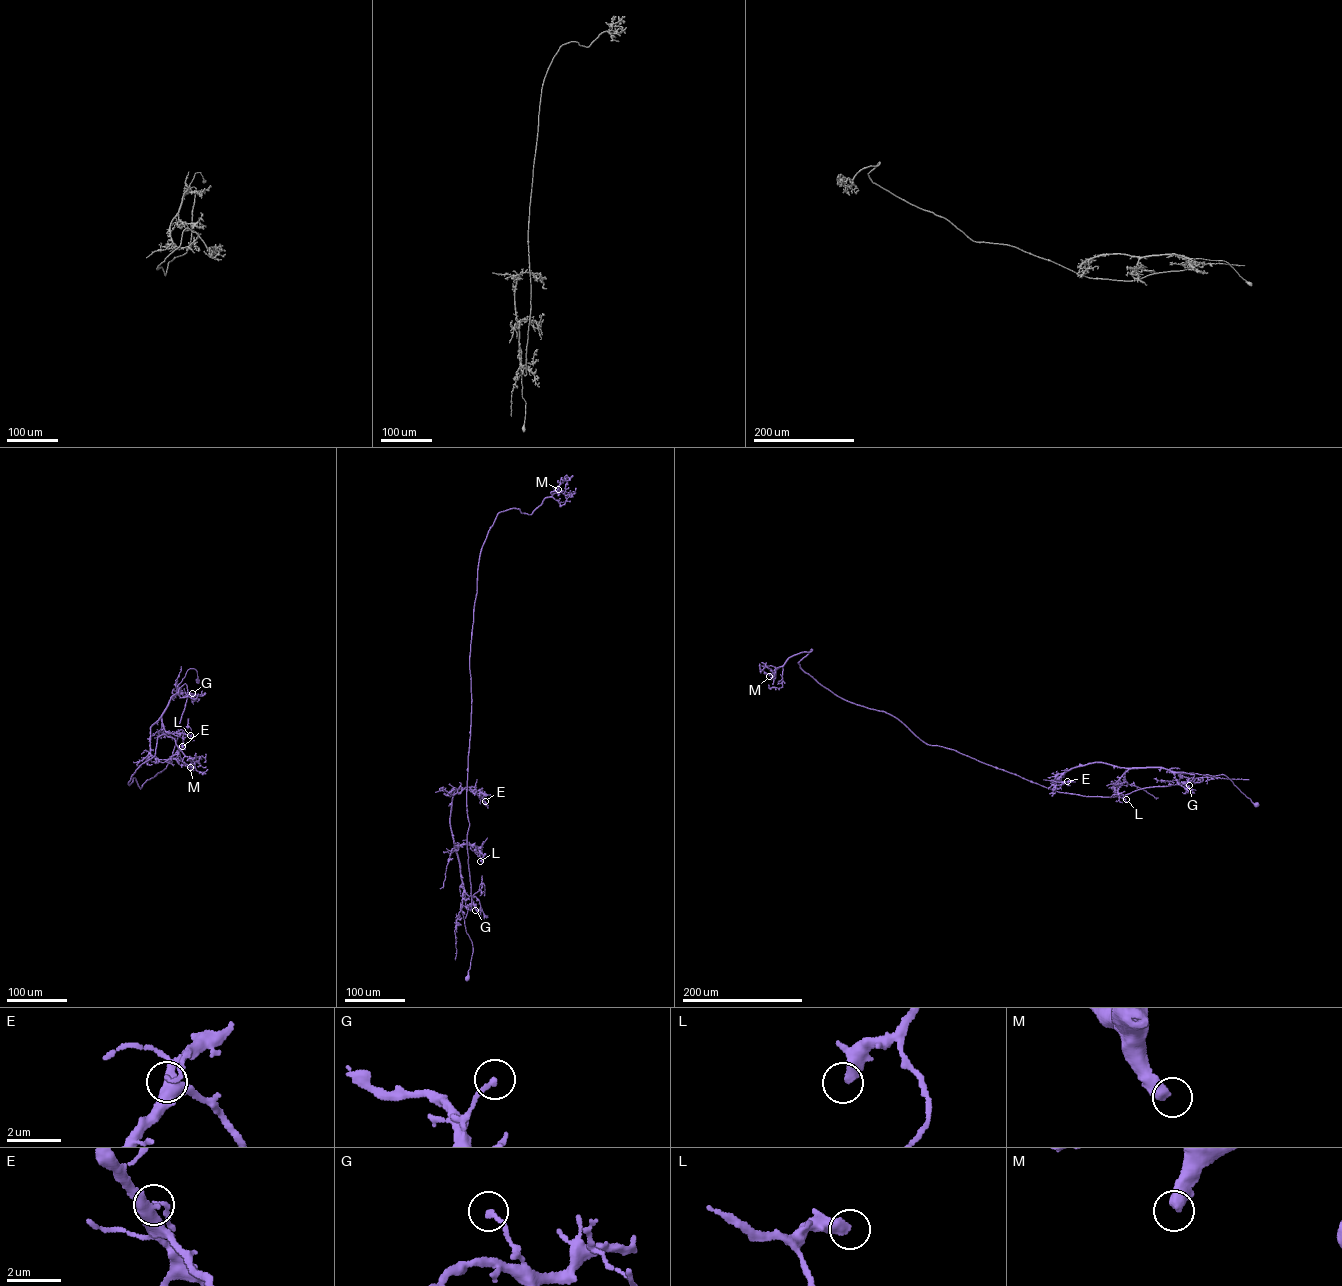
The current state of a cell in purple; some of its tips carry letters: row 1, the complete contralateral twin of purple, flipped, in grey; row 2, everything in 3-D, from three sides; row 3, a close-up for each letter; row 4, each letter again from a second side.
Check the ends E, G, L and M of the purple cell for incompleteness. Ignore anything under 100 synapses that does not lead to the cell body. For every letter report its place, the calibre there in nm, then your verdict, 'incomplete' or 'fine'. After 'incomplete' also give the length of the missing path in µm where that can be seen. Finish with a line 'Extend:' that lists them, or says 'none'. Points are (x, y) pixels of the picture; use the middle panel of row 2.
E: at (485, 801); 120 nm thick; fine
G: at (475, 910); 180 nm thick; fine
L: at (480, 861); 480 nm thick; fine
M: at (558, 489); 460 nm thick; incomplete; about 50 µm are missing
Extend: M

